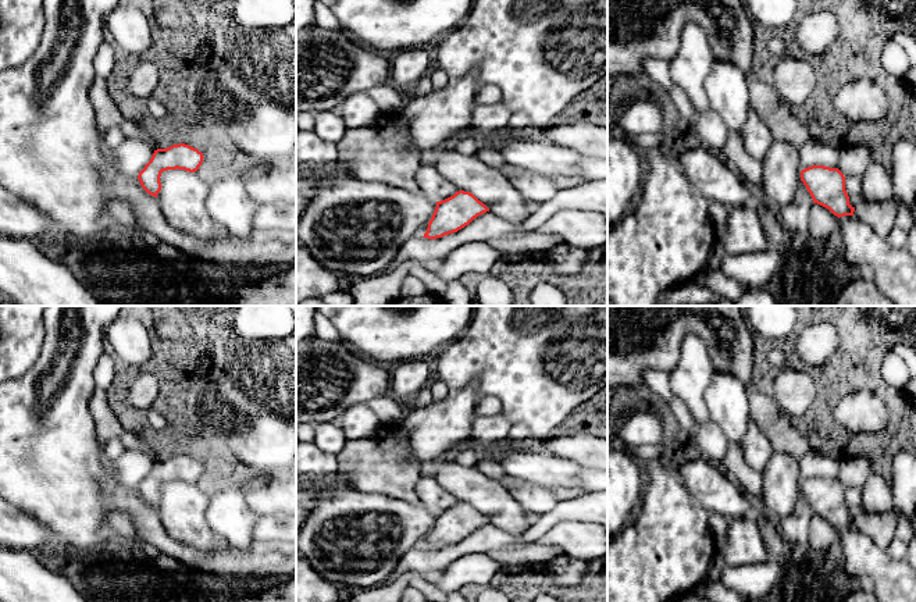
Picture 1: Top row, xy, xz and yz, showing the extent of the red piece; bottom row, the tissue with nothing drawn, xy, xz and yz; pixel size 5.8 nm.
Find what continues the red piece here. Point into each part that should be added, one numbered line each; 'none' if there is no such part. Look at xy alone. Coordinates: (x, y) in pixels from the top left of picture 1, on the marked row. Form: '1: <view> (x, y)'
1: xy (273, 248)

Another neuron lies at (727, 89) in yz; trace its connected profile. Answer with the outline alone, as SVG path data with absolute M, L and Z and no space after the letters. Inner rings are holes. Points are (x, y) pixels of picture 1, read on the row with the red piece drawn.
M713 60L706 79L709 108L720 115L728 131L744 139L748 118L749 88L745 74L730 61Z

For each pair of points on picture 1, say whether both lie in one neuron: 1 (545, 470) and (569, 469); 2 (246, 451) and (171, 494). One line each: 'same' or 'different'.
1: same
2: different

